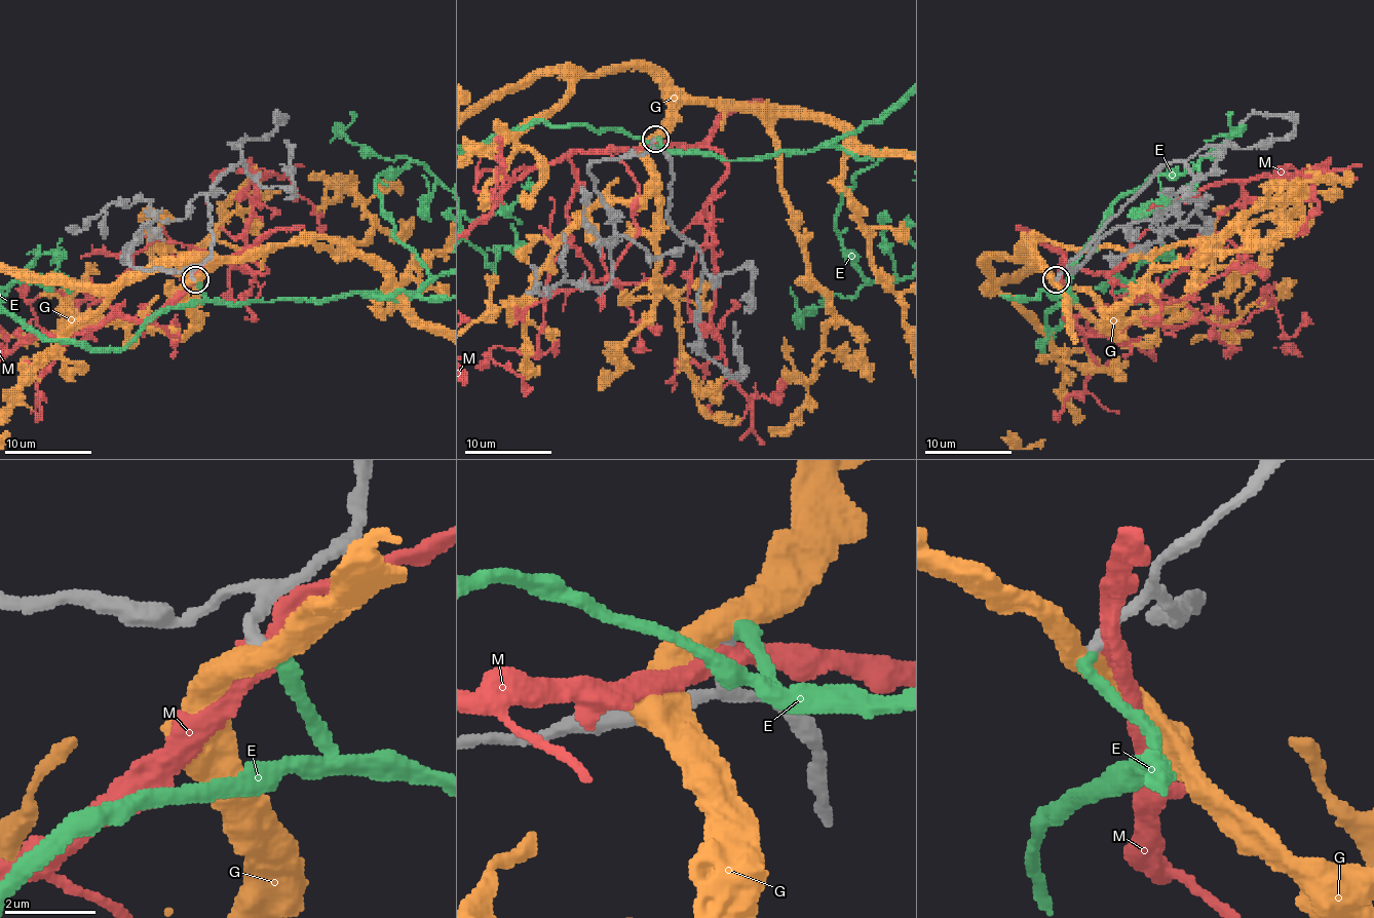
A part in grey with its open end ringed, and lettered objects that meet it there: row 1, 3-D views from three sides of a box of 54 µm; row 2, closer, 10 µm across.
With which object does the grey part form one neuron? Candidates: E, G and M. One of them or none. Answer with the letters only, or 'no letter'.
E

